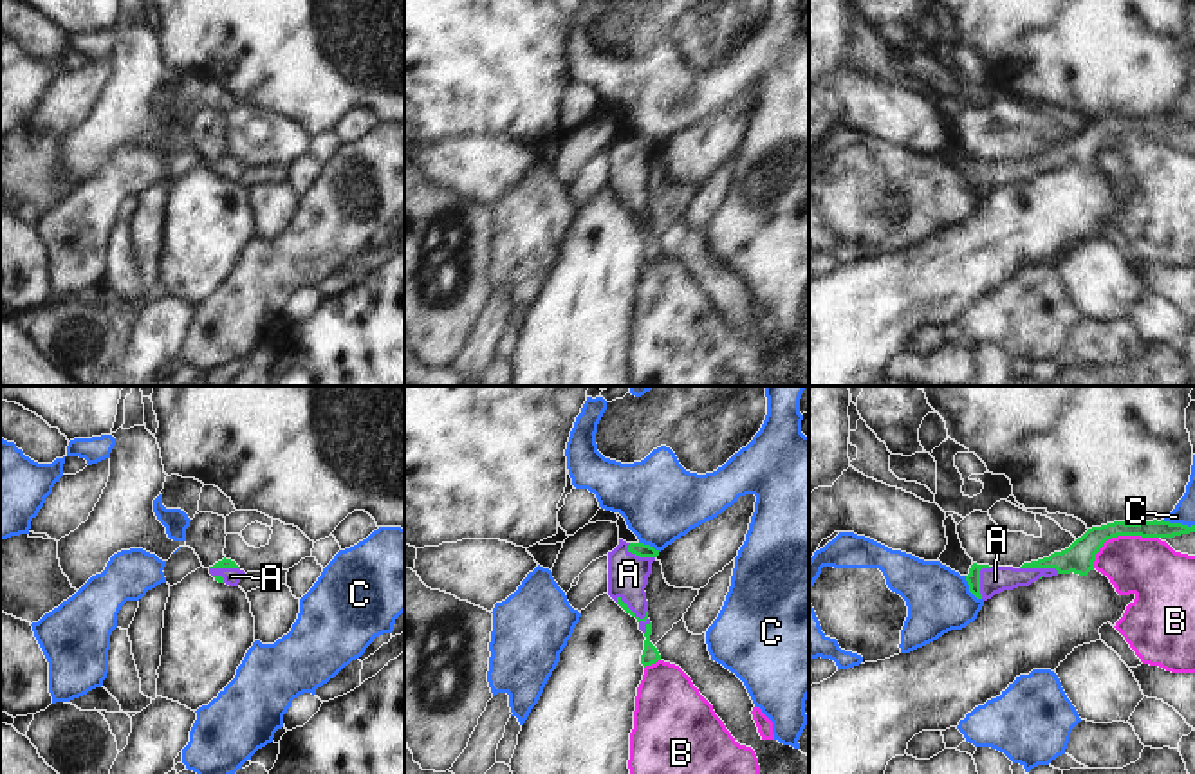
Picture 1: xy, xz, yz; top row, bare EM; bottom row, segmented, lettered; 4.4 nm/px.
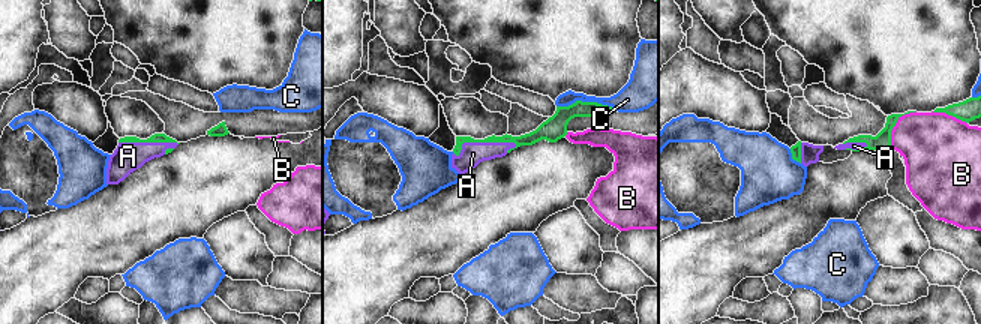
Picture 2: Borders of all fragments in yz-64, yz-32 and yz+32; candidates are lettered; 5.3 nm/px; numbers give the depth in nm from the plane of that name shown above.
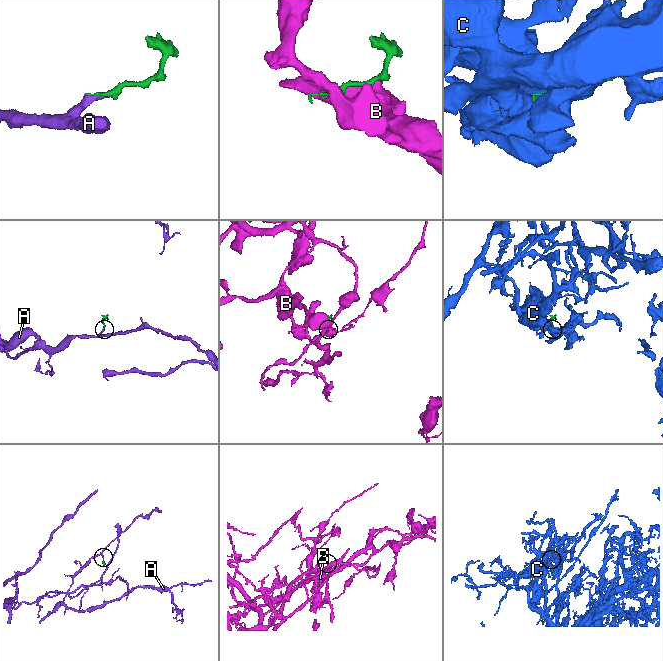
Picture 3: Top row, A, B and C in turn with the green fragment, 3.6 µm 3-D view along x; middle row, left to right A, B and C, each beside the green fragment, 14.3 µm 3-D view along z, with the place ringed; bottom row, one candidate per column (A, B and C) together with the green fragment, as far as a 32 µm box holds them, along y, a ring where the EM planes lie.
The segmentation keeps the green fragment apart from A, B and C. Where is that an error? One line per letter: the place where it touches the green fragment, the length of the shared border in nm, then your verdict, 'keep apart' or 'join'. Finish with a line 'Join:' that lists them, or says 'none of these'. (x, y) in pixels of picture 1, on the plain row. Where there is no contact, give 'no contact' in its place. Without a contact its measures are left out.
A: yz (1040, 163) | 180 nm | join
B: yz (1118, 130) | 320 nm | keep apart
C: yz (1177, 119) | 150 nm | keep apart
Join: A

